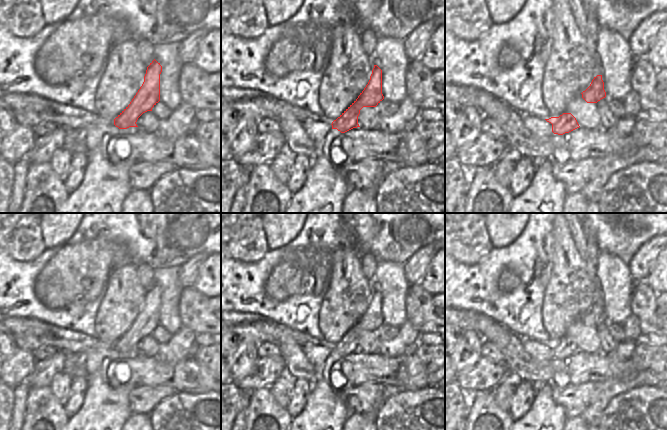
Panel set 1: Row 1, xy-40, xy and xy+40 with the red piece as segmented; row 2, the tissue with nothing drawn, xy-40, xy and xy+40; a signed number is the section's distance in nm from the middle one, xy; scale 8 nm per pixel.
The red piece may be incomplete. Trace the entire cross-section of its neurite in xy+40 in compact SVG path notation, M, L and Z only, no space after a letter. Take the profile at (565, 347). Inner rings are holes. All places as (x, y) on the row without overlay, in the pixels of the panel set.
M563 337L559 341L551 341L545 344L552 348L552 356L558 359L569 357L580 351L571 337Z

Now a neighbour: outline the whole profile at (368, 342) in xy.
M363 331L358 340L358 348L362 353L373 355L380 353L380 342L376 331Z

